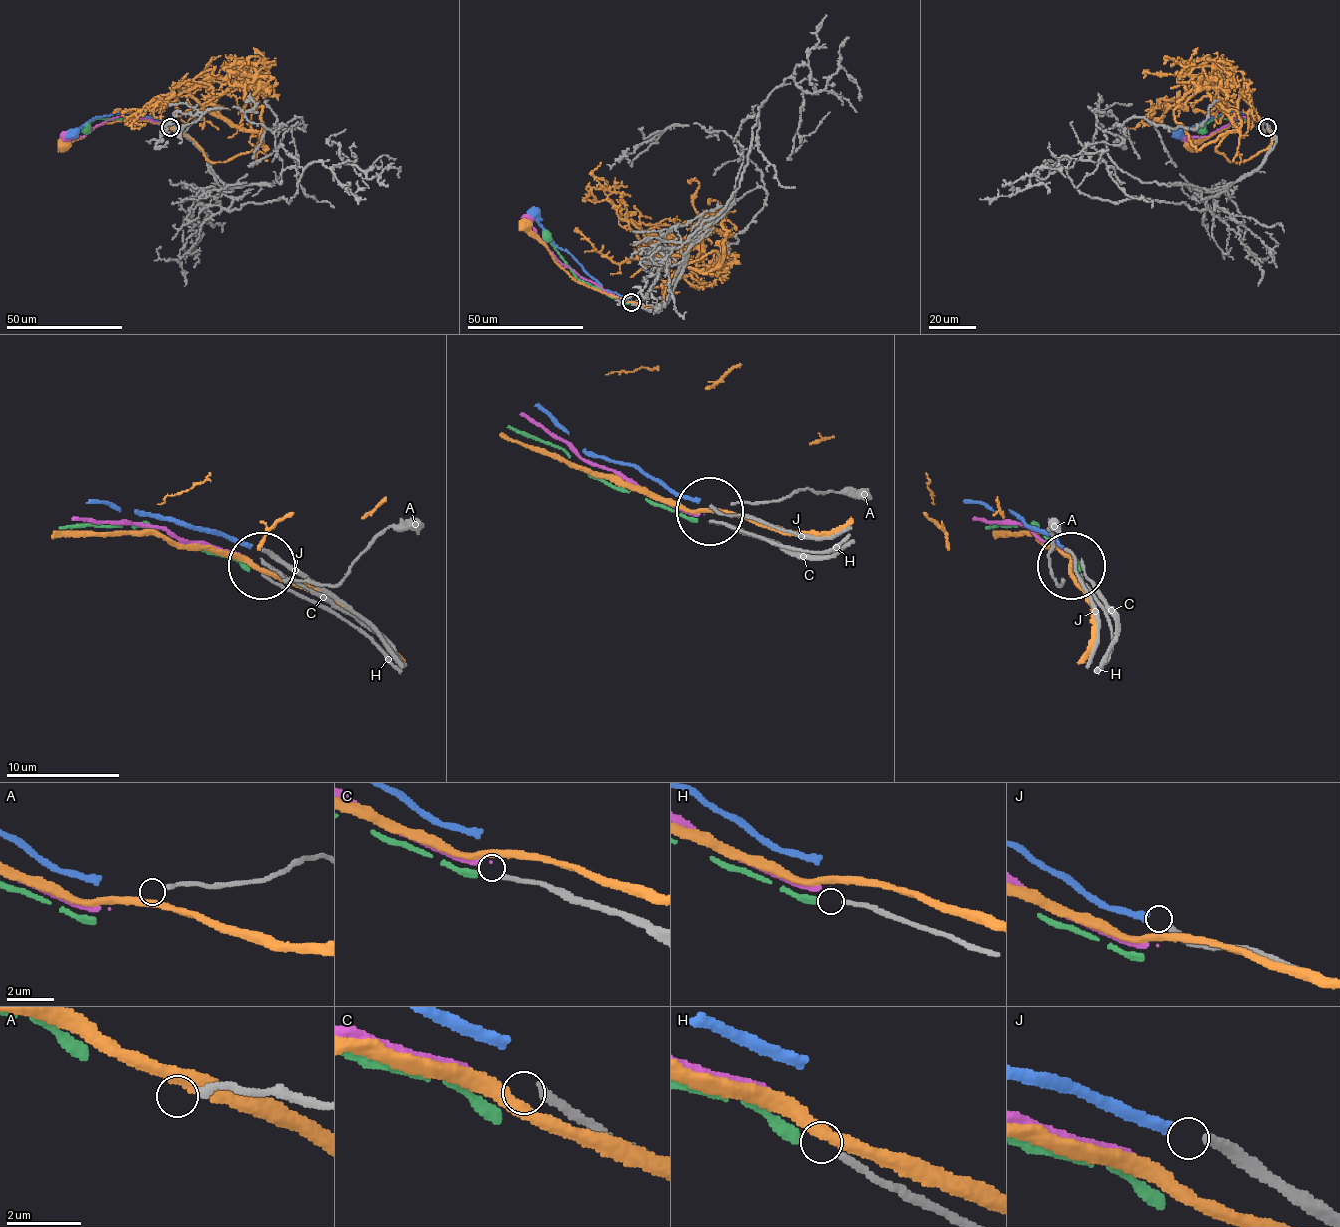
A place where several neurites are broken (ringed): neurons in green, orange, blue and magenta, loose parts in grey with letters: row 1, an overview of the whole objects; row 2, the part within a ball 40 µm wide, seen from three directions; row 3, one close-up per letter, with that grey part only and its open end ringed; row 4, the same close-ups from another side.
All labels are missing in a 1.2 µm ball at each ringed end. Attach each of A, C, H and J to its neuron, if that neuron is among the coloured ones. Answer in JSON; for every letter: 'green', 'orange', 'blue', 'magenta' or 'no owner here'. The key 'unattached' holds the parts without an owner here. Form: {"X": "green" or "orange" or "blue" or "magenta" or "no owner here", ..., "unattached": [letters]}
{"A": "no owner here", "C": "no owner here", "H": "green", "J": "blue", "unattached": ["A", "C"]}

